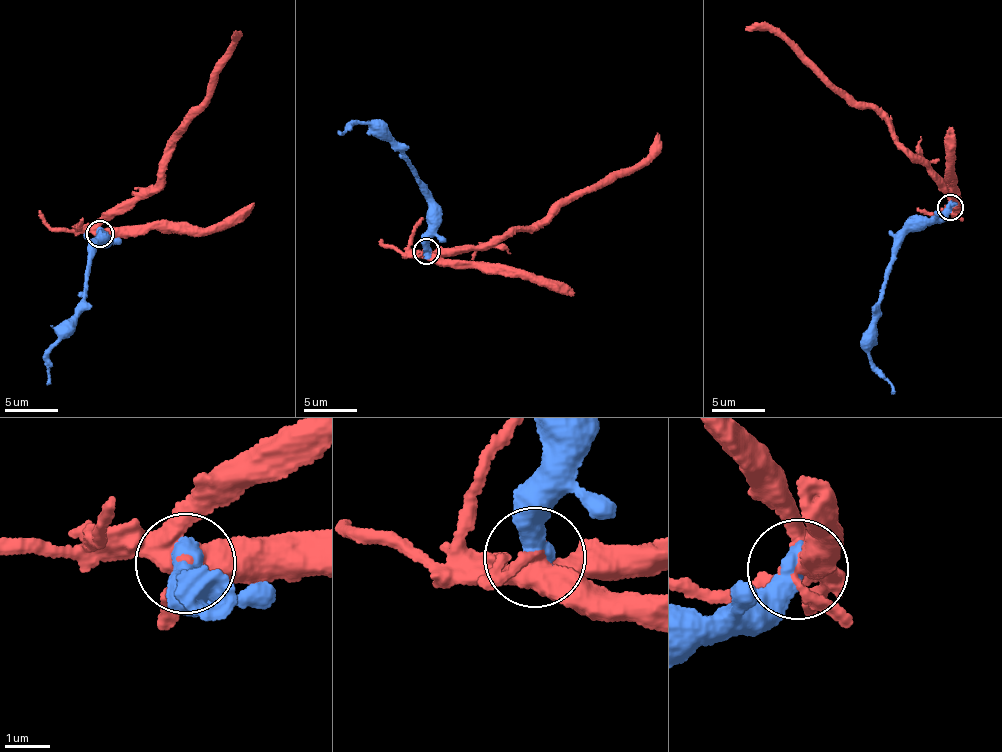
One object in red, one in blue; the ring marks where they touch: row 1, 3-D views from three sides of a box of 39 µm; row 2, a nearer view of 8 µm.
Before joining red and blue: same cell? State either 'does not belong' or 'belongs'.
does not belong

